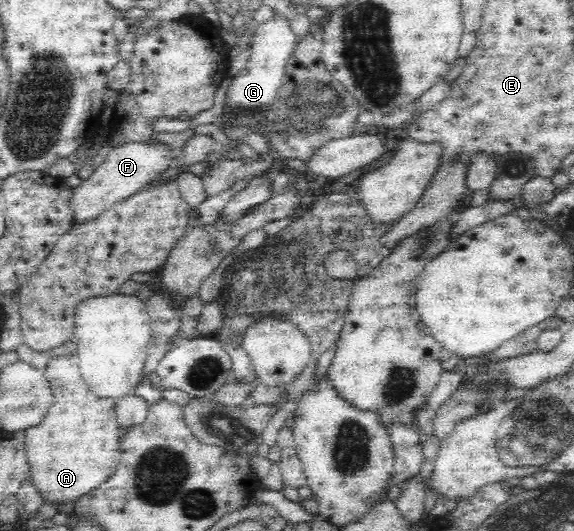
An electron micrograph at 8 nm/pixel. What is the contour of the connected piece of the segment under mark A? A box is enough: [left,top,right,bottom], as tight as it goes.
[22,355,123,509]

